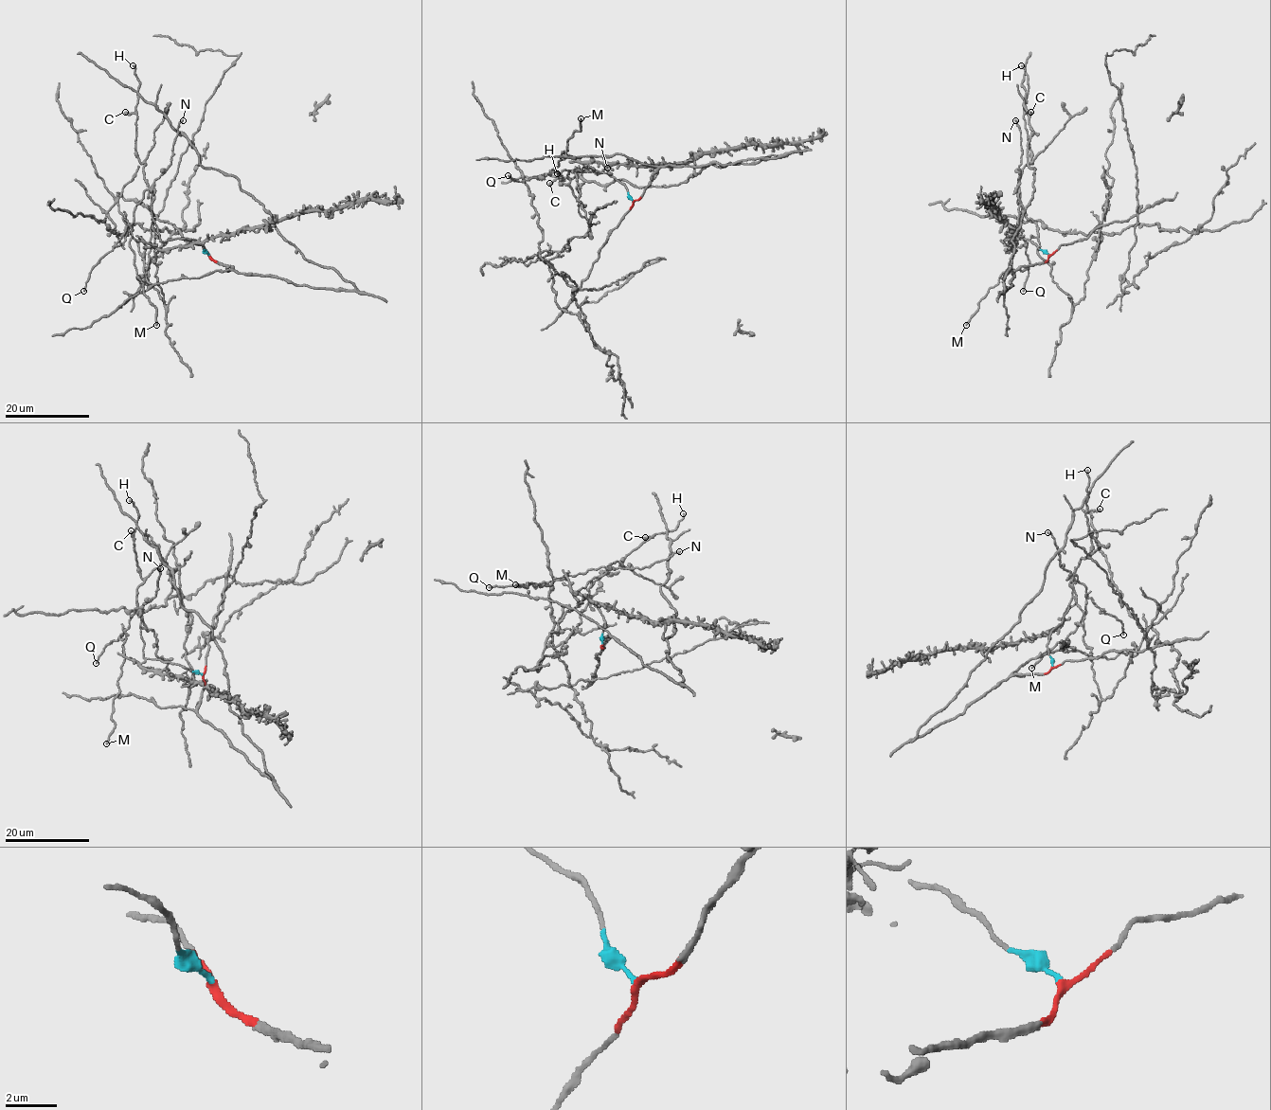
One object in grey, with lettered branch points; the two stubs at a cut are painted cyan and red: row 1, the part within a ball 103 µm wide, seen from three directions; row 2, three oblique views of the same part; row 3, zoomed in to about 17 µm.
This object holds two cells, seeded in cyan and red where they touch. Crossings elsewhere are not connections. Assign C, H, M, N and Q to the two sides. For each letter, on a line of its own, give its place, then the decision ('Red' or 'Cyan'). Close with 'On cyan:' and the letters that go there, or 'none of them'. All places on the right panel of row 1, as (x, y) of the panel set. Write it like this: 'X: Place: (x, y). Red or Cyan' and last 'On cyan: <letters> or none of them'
C: Place: (1030, 112). Cyan
H: Place: (1021, 65). Cyan
M: Place: (966, 325). Cyan
N: Place: (1015, 120). Cyan
Q: Place: (1023, 291). Cyan
On cyan: C, H, M, N, Q

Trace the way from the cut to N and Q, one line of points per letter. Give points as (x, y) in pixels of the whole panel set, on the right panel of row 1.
N: (1047, 254), (1030, 240), (1015, 241), (1014, 239), (1018, 224), (1016, 187), (1022, 145), (1015, 120)
Q: (1047, 254), (1030, 240), (1014, 240), (1018, 228), (1017, 189), (1022, 206), (1018, 224), (1029, 267), (1023, 291)

